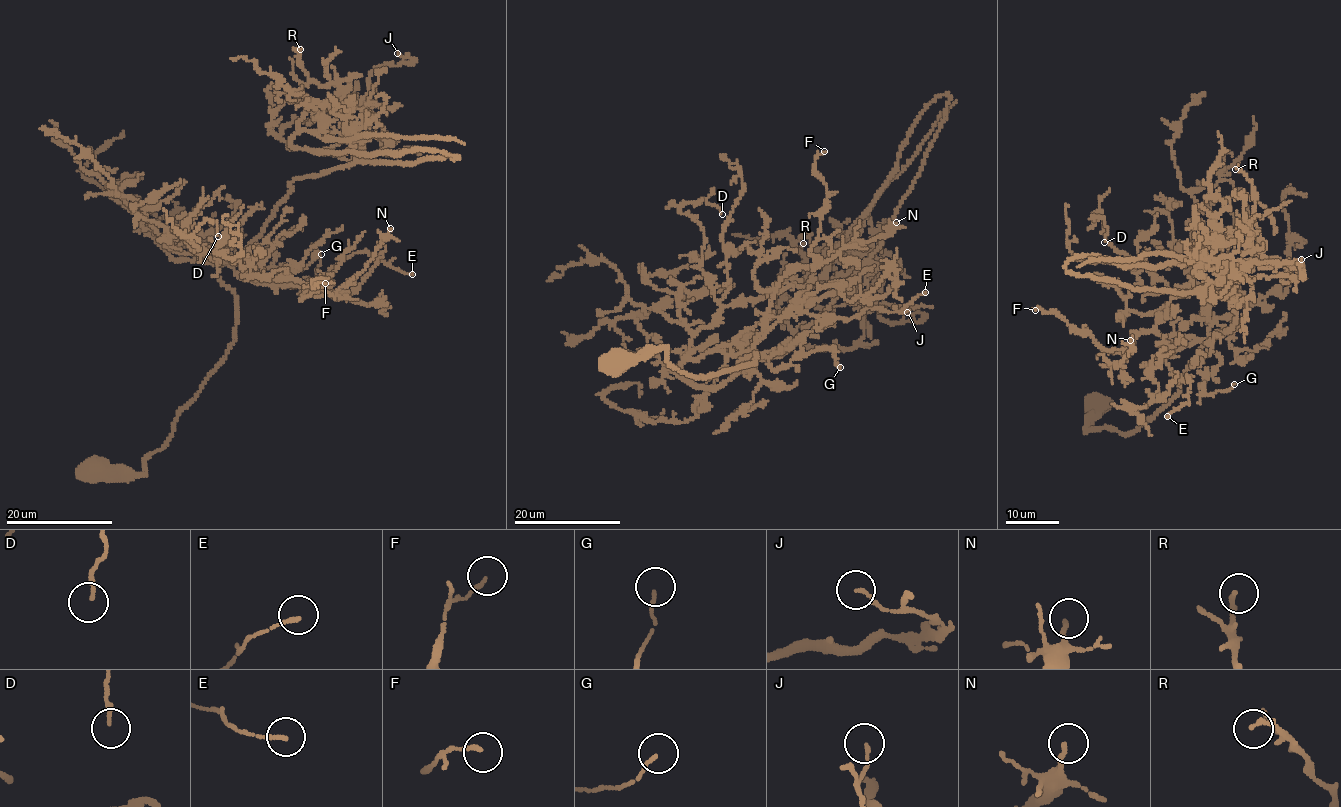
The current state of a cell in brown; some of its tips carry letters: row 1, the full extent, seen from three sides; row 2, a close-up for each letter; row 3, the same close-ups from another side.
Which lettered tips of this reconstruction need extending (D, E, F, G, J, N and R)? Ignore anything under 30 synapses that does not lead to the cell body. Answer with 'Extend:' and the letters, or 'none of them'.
Extend: none of them

